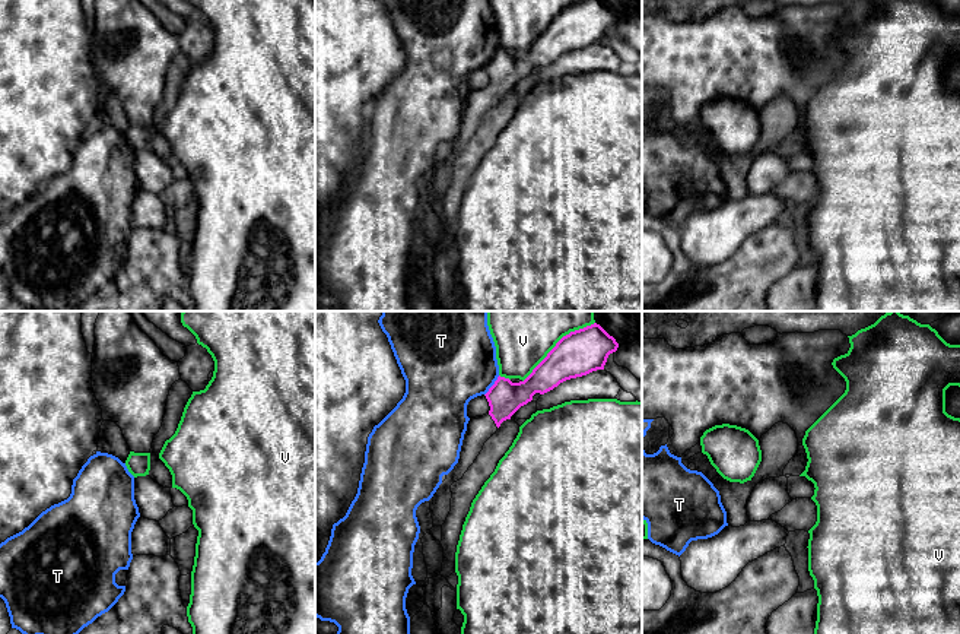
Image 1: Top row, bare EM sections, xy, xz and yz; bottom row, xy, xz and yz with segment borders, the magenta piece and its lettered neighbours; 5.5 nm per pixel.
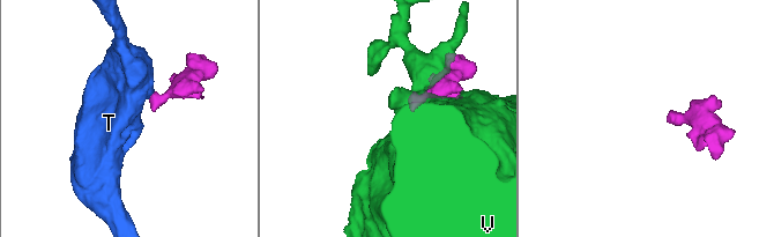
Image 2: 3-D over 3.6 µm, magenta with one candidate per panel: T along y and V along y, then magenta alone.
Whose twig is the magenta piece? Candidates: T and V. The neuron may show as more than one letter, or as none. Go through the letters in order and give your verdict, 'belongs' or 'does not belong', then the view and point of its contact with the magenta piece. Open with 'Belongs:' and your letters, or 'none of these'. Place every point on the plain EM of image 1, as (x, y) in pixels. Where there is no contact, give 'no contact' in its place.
Belongs: none of these
T: does not belong; meets magenta in xz at (492, 59)
V: does not belong; meets magenta in xz at (552, 22)

